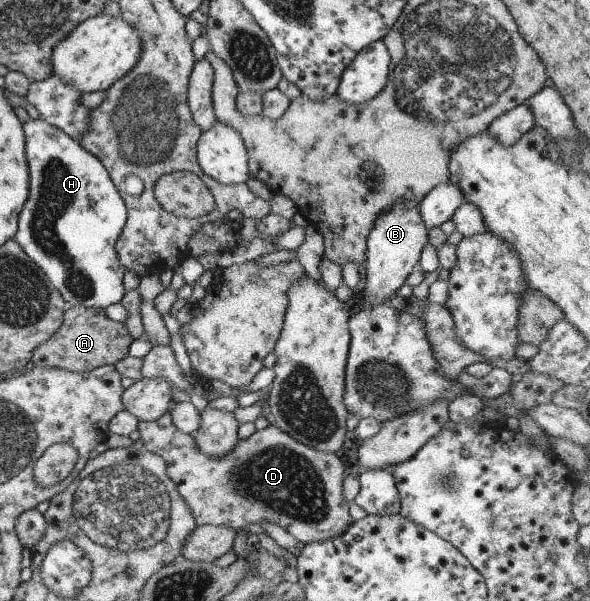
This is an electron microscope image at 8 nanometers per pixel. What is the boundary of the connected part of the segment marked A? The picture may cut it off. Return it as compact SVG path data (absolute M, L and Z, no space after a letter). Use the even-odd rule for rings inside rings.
M67 306L61 326L33 350L30 361L35 367L57 367L80 373L119 362L127 356L131 341L126 326L107 318L103 309Z

